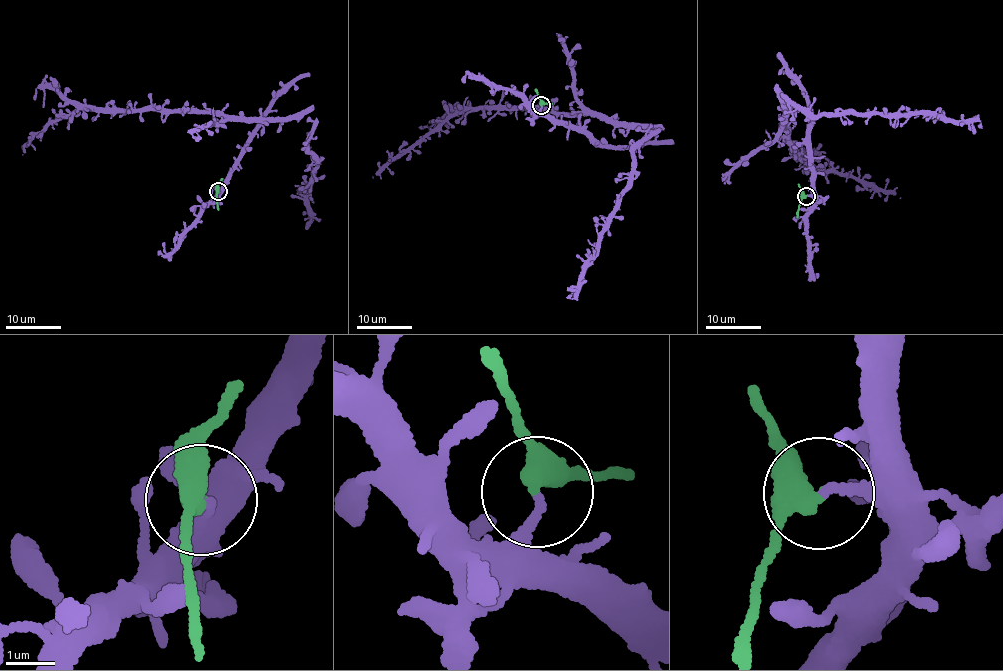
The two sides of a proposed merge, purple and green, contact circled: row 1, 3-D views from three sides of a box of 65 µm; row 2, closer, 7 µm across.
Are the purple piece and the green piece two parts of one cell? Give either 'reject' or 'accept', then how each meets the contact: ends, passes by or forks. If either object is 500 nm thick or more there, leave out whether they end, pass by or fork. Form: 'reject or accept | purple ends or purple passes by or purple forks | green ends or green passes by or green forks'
reject | purple ends | green passes by

